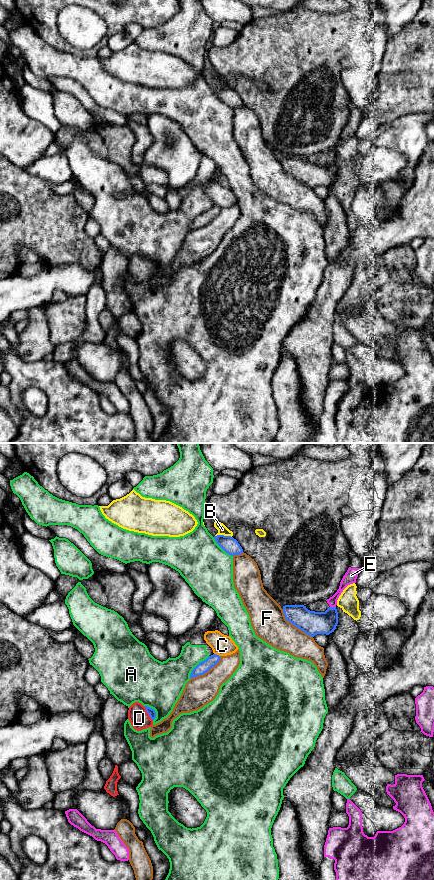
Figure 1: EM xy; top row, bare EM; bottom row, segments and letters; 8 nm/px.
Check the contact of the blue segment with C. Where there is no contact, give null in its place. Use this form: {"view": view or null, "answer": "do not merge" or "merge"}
{"view": "xy", "answer": "do not merge"}

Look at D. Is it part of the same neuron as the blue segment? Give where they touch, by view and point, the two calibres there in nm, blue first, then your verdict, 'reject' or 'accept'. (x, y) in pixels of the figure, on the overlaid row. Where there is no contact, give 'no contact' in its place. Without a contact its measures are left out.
xy (147, 712) | 60/160 nm | accept

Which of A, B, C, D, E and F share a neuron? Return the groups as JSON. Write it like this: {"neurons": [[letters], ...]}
{"neurons": [["A"], ["B"], ["C"], ["D"], ["E"], ["F"]]}

